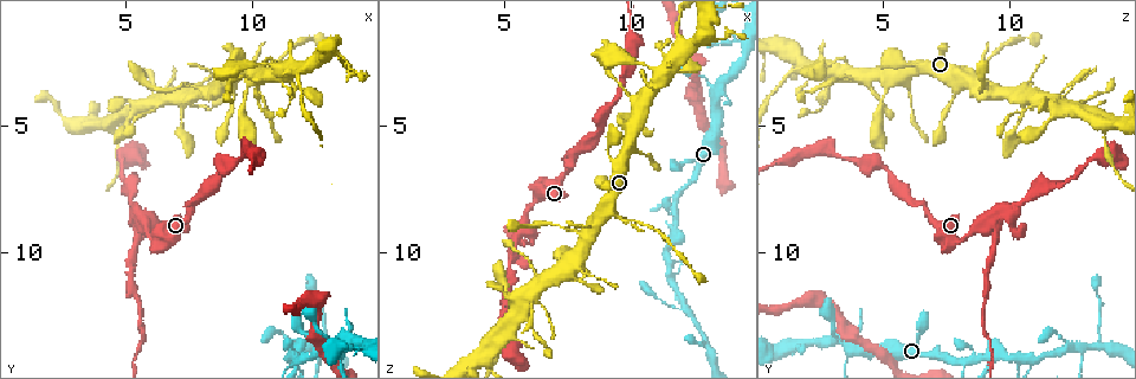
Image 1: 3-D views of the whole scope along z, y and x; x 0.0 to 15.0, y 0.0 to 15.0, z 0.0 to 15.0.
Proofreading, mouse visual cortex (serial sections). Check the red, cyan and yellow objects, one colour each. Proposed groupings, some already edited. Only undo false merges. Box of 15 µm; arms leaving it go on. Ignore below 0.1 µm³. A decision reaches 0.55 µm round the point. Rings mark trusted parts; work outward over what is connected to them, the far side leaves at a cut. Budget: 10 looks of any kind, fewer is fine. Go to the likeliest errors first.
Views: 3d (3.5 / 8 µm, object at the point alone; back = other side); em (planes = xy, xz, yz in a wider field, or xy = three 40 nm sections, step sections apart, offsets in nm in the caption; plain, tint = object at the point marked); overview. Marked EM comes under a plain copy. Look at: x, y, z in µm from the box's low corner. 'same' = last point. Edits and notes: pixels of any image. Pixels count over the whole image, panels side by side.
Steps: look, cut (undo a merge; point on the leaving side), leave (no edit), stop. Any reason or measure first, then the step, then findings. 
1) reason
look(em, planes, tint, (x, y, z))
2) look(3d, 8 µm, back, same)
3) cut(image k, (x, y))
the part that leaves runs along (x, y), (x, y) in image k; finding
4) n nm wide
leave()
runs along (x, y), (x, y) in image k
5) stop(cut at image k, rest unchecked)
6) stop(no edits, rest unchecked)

arms part here
look(3d, 3.5 µm, (5.6, 8.8, 9.4))

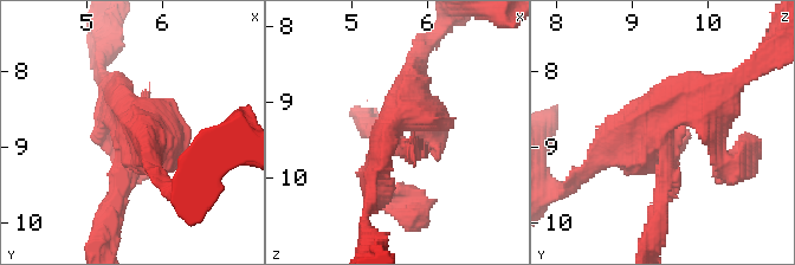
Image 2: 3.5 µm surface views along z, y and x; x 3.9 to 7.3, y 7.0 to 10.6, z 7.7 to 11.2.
need the tissue
look(em, xy, step 2, tint, (5.55, 8.85, 9.30))

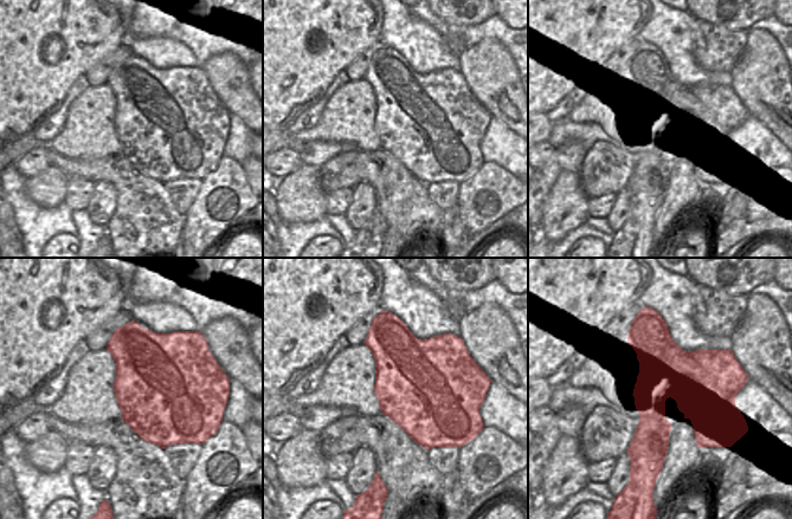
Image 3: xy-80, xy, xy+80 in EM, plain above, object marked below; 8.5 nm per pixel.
cut(image 2, (658, 209))
the part that leaves runs along (666, 173), (652, 245) in image 2; a second cell is stuck on

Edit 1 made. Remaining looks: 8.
three arms meet
look(3d, 8 µm, (11.8, 14.4, 8.1))

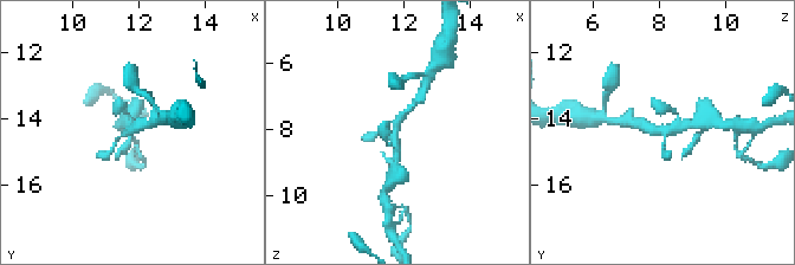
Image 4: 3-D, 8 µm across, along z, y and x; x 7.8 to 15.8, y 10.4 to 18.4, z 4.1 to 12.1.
look(em, xy, step 1, tint, (11.8, 14.3, 8.1))

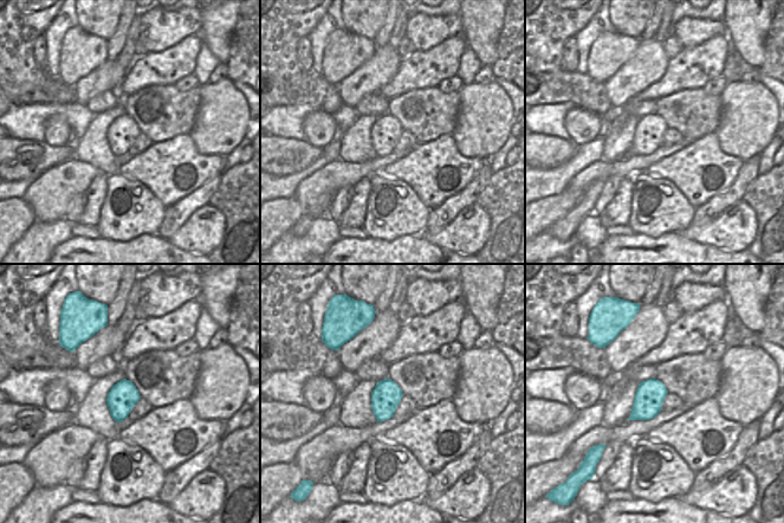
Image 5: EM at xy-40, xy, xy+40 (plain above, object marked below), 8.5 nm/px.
leave()
runs along (411, 107), (396, 123), (395, 167) in image 4; all the same cell

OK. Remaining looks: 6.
a fork
look(3d, 3.5 µm, (12.1, 13.8, 12.3))

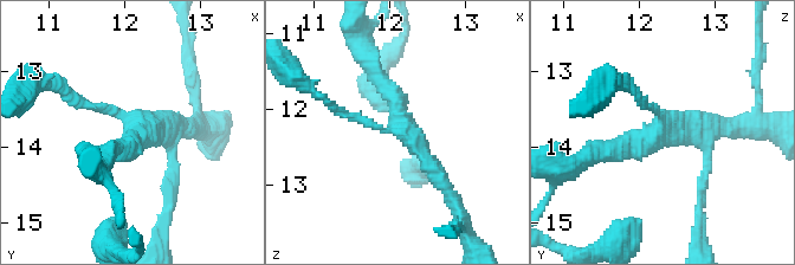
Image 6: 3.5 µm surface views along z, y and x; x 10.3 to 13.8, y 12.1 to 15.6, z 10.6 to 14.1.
3 arms; arms of 150, 250, 250 nm; shape alone is not enough
look(em, planes, tint, (12.15, 13.75, 12.25))

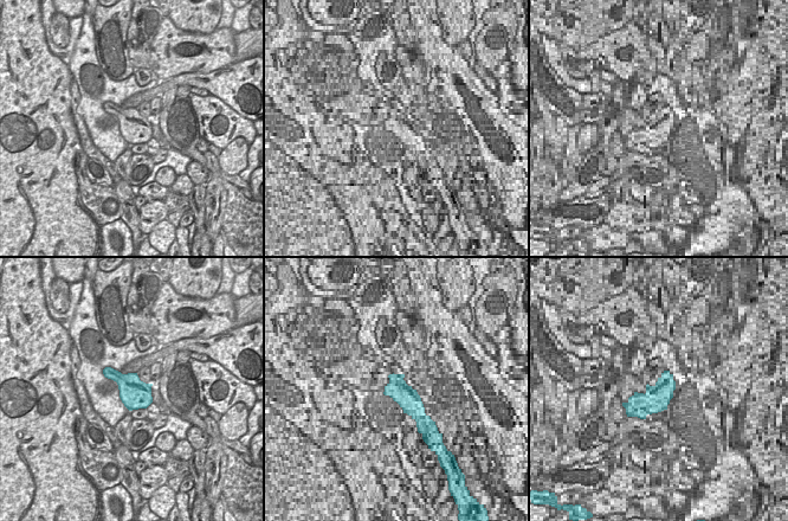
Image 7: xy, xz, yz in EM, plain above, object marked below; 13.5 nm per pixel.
400 nm wide
leave()
runs along (373, 69), (450, 193) in image 6; one cell here

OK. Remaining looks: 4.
narrows sharply
look(3d, 3.5 µm, (10.2, 3.2, 4.0))

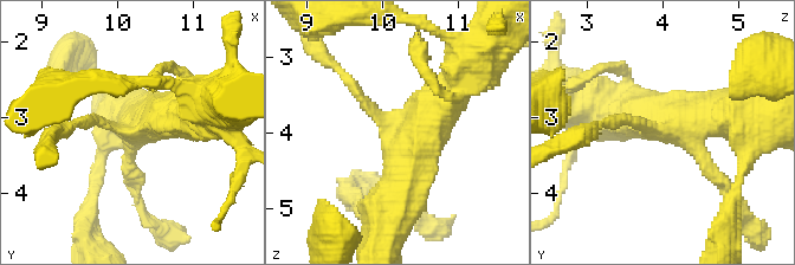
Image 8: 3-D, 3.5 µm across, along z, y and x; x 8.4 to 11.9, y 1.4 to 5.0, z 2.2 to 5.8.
shape alone is not enough
look(em, xy, step 3, tint, (10.20, 3.20, 4.05))

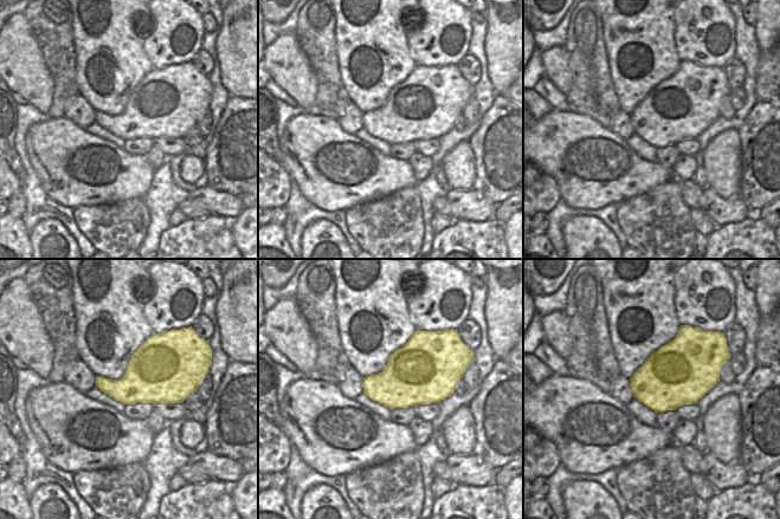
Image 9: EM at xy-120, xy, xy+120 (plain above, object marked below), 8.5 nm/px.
leave()
runs along (382, 218), (415, 136), (456, 82) in image 8; one cell here

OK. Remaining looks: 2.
stop(cut at image 2, rest unchecked)

